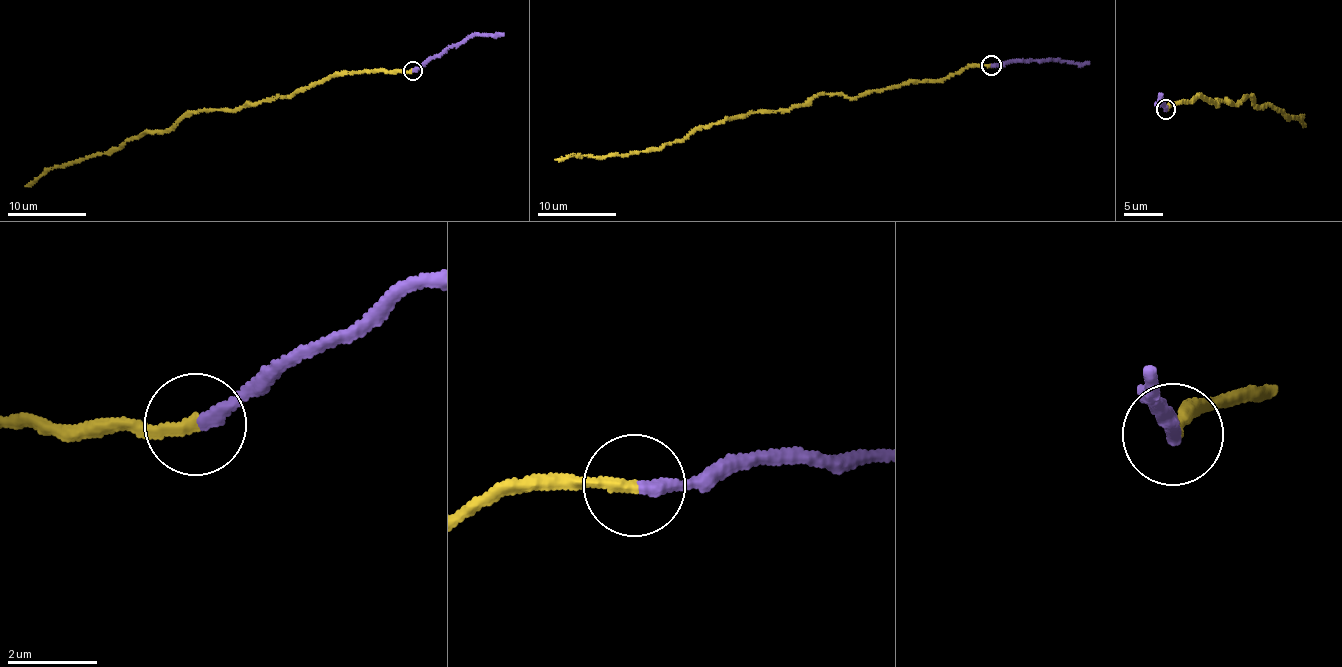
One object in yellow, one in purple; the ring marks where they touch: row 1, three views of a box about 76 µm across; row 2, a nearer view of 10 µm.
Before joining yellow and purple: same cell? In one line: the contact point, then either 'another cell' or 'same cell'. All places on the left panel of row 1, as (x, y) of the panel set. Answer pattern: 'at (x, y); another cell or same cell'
at (412, 71); same cell

